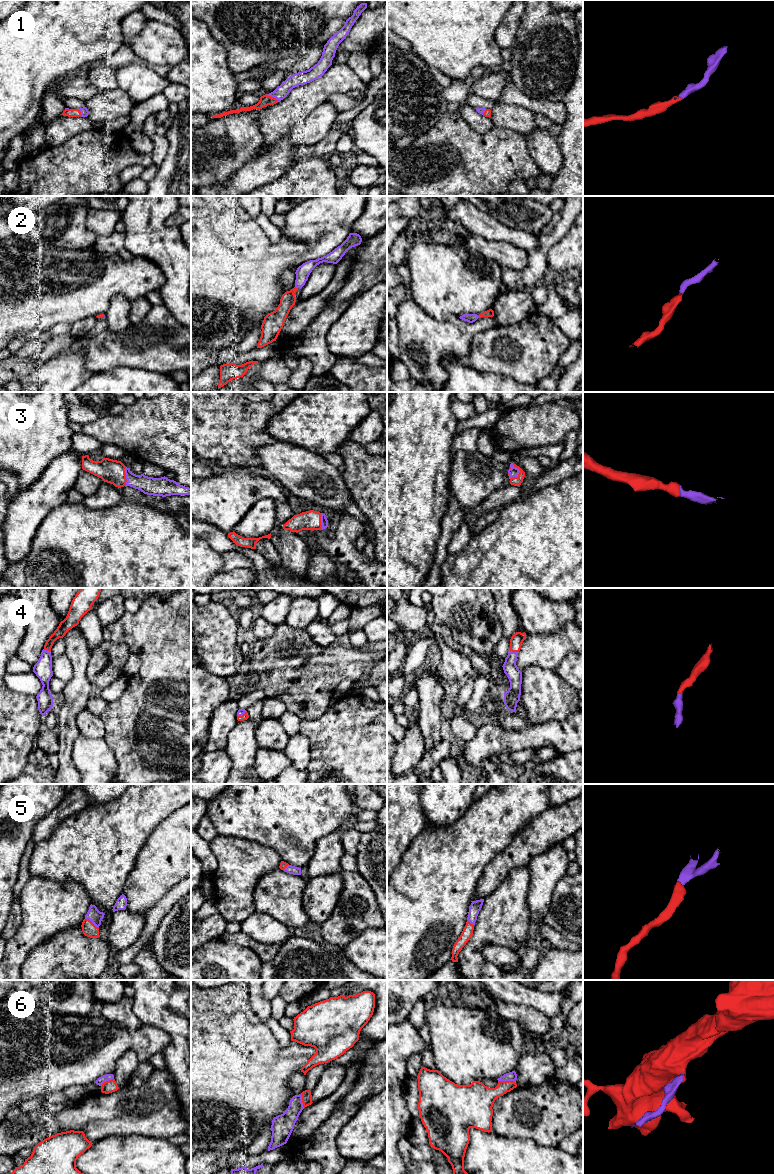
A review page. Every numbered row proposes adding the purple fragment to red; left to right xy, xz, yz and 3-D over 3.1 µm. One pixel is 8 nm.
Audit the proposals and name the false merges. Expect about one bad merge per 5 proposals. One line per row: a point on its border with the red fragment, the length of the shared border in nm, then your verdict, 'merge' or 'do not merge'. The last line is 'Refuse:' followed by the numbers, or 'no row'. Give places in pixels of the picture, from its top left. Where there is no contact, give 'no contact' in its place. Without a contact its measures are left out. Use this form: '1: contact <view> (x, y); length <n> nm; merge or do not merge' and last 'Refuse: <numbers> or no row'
1: contact xz (273, 97); length 110 nm; merge
2: contact xz (295, 287); length 30 nm; merge
3: contact yz (519, 473); length 120 nm; merge
4: contact yz (513, 651); length 80 nm; merge
5: contact xy (91, 922); length 130 nm; merge
6: contact yz (507, 1081); length 150 nm; do not merge
Refuse: 6

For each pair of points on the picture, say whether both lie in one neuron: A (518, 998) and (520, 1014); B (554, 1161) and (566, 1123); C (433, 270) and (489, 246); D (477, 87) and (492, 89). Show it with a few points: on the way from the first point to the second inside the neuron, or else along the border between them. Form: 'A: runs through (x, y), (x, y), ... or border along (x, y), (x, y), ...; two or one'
A: border along (498, 998), (508, 1003), (529, 1005), (541, 1012); two
B: border along (534, 1141), (540, 1145), (557, 1147); two
C: border along (463, 244), (467, 248), (497, 262); two
D: runs through (481, 87), (488, 87); one

